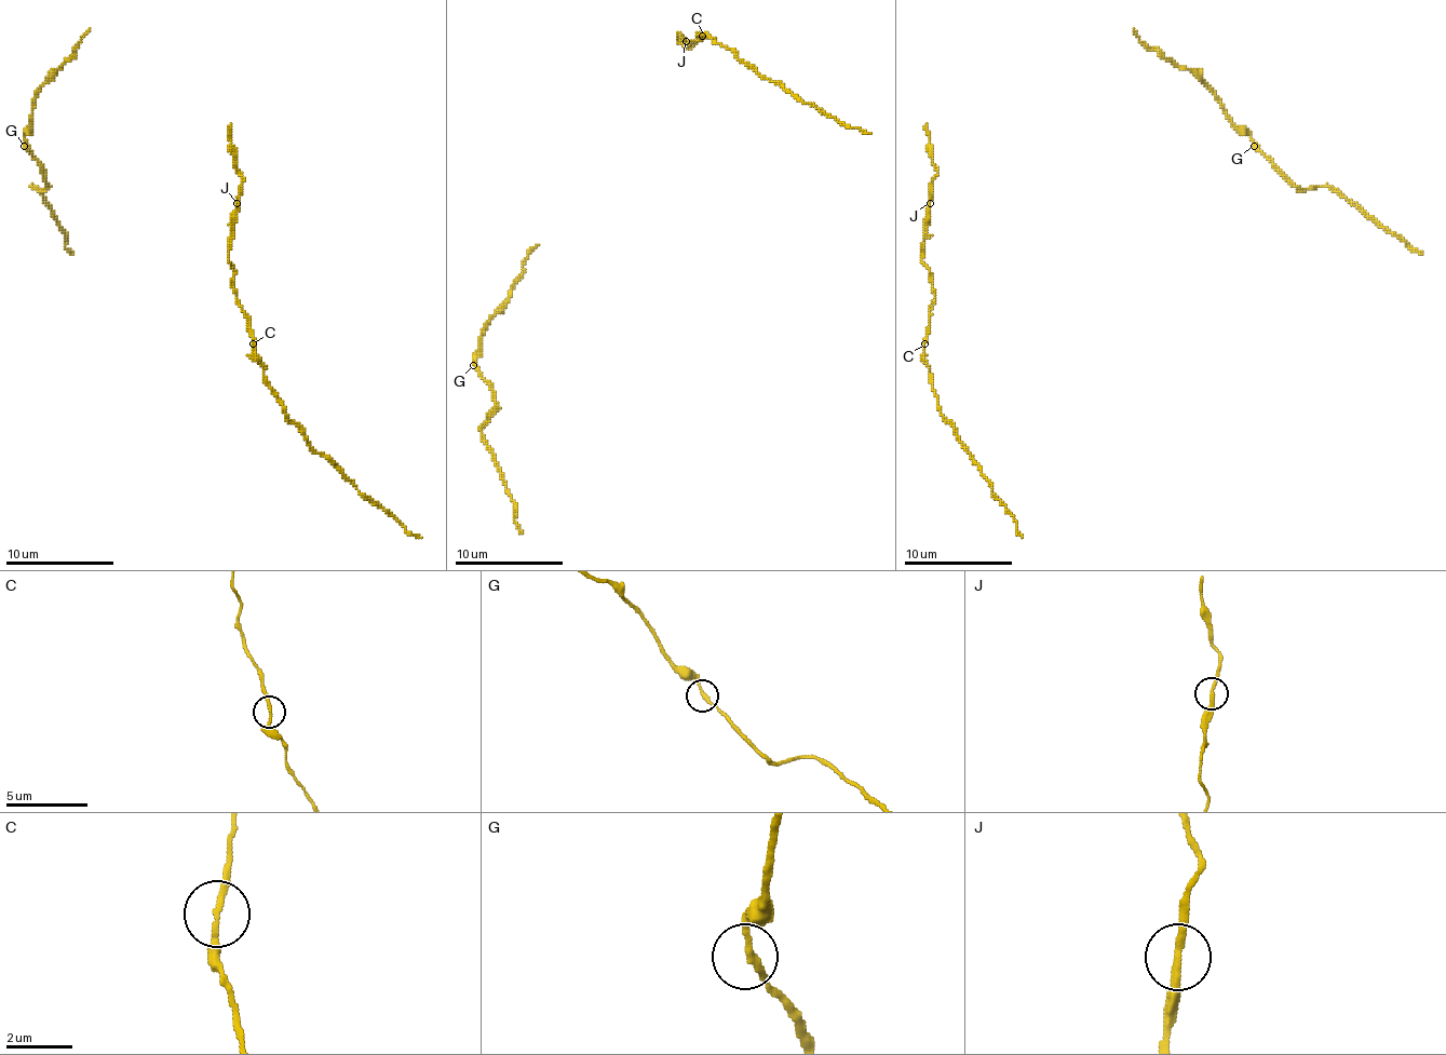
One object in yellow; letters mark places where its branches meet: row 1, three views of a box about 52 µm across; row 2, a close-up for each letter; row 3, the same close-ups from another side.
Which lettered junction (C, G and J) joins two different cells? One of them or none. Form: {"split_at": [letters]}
{"split_at": ["C"]}

